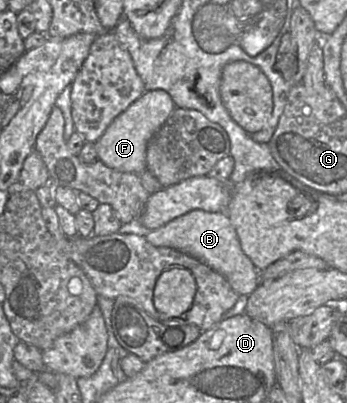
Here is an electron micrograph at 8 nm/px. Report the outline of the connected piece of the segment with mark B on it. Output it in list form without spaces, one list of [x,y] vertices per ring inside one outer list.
[[[193,210],[149,232],[145,237],[156,247],[170,247],[202,261],[222,274],[238,295],[249,296],[260,283],[260,272],[243,252],[226,212]]]

